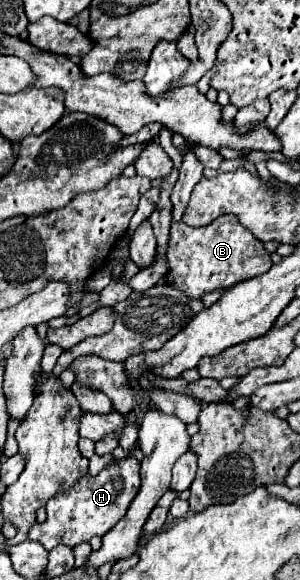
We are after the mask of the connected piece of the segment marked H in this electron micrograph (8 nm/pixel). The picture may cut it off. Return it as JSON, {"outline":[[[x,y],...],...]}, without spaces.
{"outline":[[[126,457],[114,465],[108,465],[98,475],[80,477],[68,491],[56,493],[46,503],[46,521],[34,523],[28,531],[28,539],[40,541],[48,551],[60,543],[66,547],[76,547],[92,537],[104,537],[128,511],[132,499],[140,491],[140,461],[136,457]]]}

